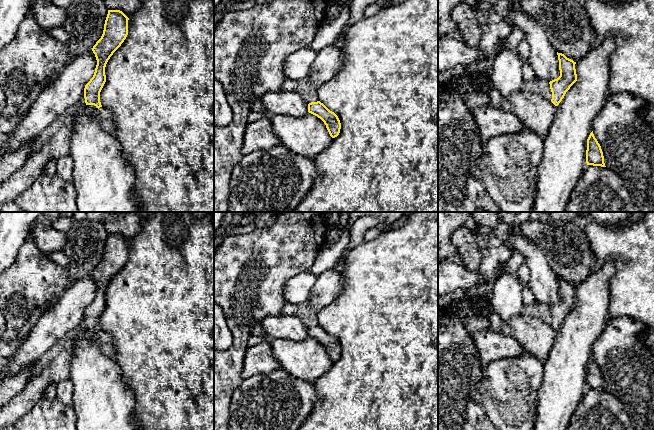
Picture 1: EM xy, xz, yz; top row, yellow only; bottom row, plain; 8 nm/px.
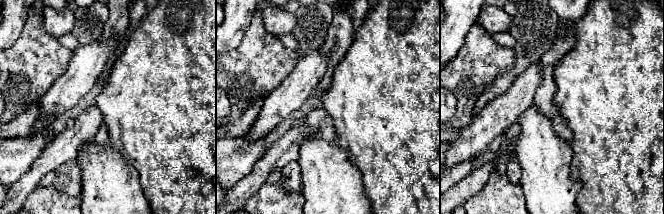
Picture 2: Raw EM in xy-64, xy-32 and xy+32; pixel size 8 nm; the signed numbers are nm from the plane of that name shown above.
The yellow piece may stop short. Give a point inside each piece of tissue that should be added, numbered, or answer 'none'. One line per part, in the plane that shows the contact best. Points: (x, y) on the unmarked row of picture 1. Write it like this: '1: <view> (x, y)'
none

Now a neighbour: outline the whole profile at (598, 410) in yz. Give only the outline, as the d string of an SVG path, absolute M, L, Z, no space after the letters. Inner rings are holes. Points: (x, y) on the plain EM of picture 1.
M587 389L567 430L635 430L622 402L607 391Z

